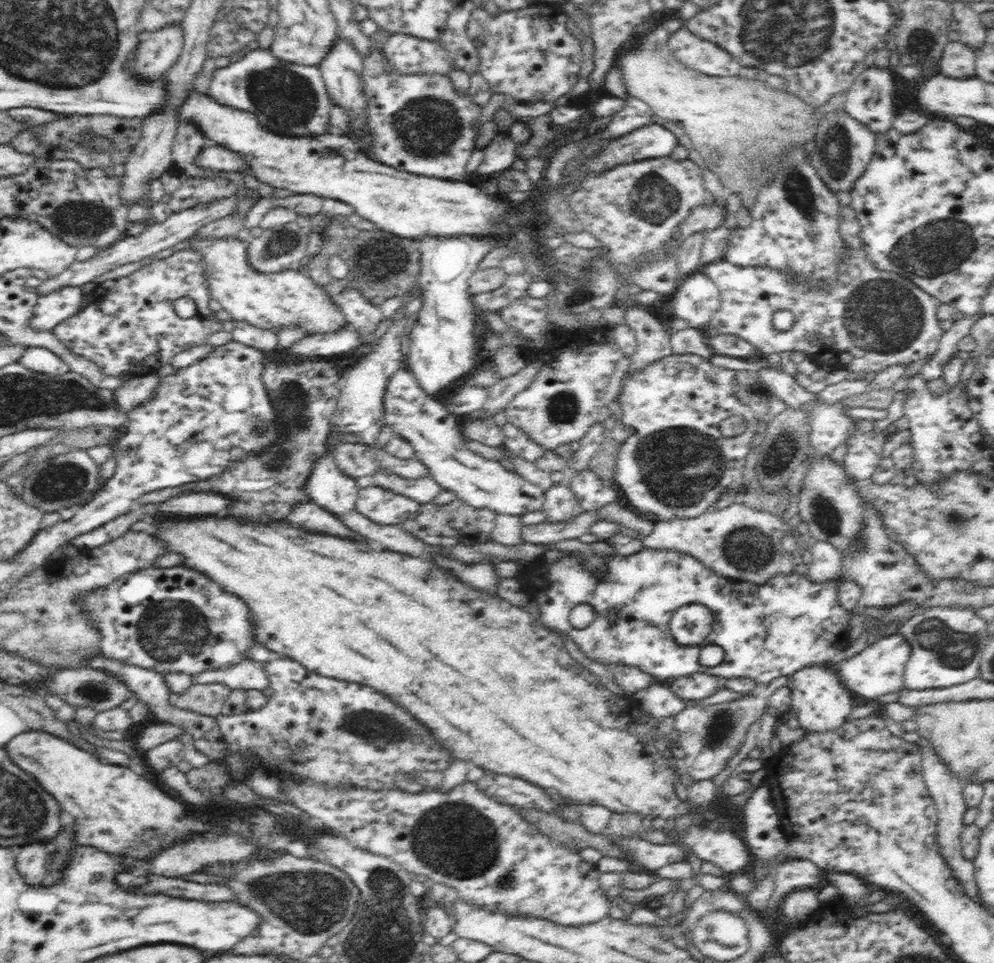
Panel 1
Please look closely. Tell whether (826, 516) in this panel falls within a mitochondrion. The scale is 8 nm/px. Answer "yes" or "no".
yes

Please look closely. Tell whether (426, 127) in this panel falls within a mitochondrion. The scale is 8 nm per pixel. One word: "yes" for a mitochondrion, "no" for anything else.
yes

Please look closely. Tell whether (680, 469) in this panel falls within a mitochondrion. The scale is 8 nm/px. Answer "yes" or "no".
yes

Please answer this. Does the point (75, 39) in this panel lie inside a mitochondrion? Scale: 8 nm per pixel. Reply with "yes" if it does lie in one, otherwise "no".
yes

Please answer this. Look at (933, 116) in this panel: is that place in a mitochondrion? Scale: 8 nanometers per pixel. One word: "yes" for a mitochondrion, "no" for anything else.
no

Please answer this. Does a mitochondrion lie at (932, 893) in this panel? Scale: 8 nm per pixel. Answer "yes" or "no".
no

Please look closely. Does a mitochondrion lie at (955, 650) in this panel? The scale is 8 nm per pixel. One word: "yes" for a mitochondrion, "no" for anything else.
yes

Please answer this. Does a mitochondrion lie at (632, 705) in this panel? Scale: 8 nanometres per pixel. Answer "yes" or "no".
no

